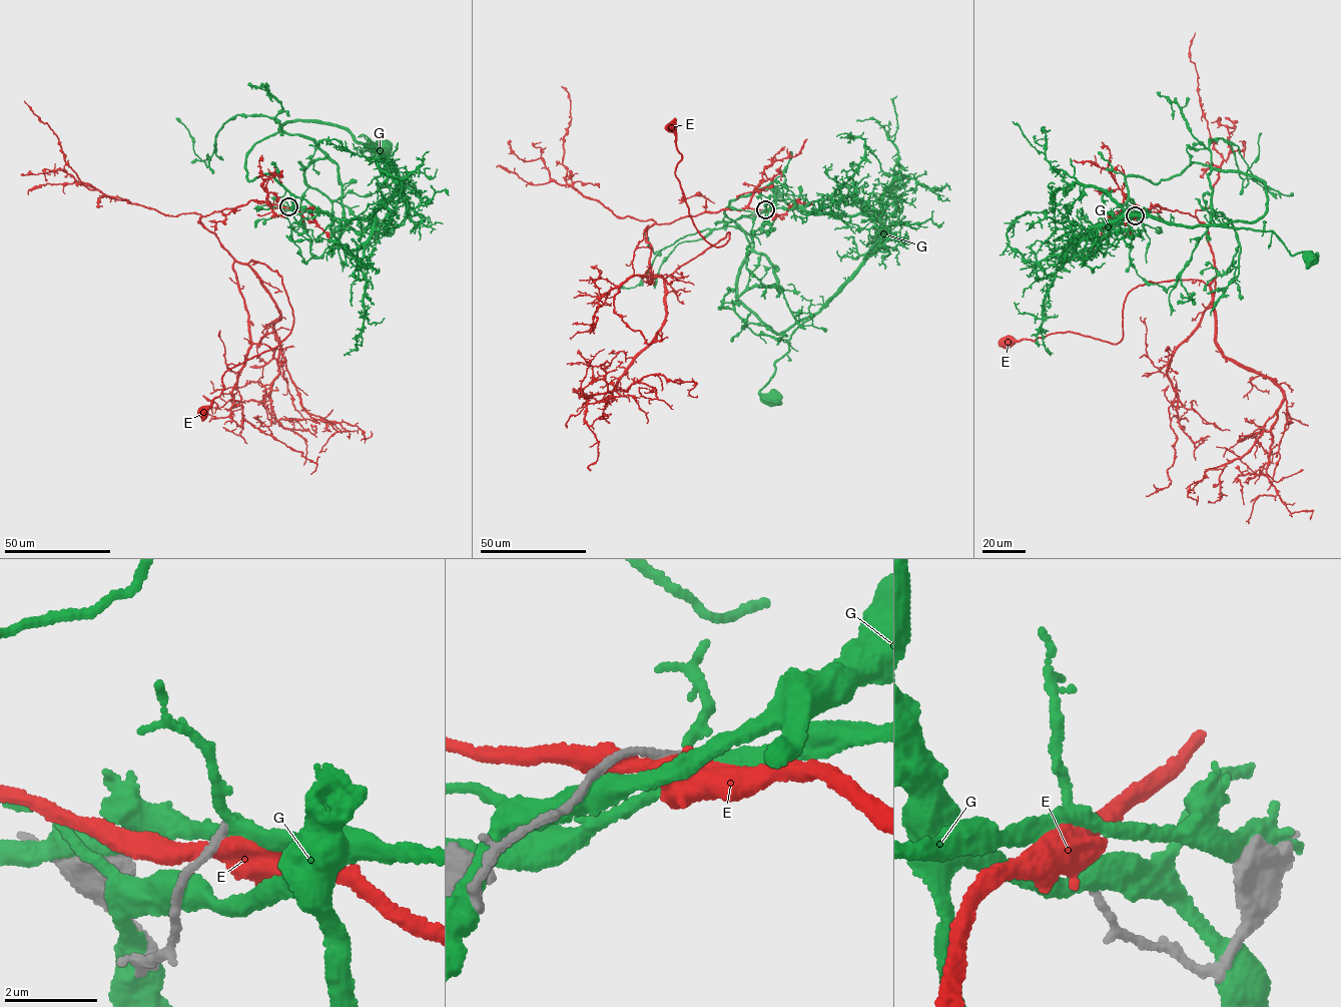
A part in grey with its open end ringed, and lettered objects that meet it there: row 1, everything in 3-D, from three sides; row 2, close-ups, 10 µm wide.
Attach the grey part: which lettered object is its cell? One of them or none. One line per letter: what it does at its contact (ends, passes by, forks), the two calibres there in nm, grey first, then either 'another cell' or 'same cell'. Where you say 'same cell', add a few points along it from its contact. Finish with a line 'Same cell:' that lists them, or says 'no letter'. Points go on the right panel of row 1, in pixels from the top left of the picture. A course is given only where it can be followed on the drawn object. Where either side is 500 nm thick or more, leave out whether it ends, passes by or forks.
E: it passes by | 200/480 nm | another cell
G: it forks | 180/280 nm | another cell
Same cell: no letter

